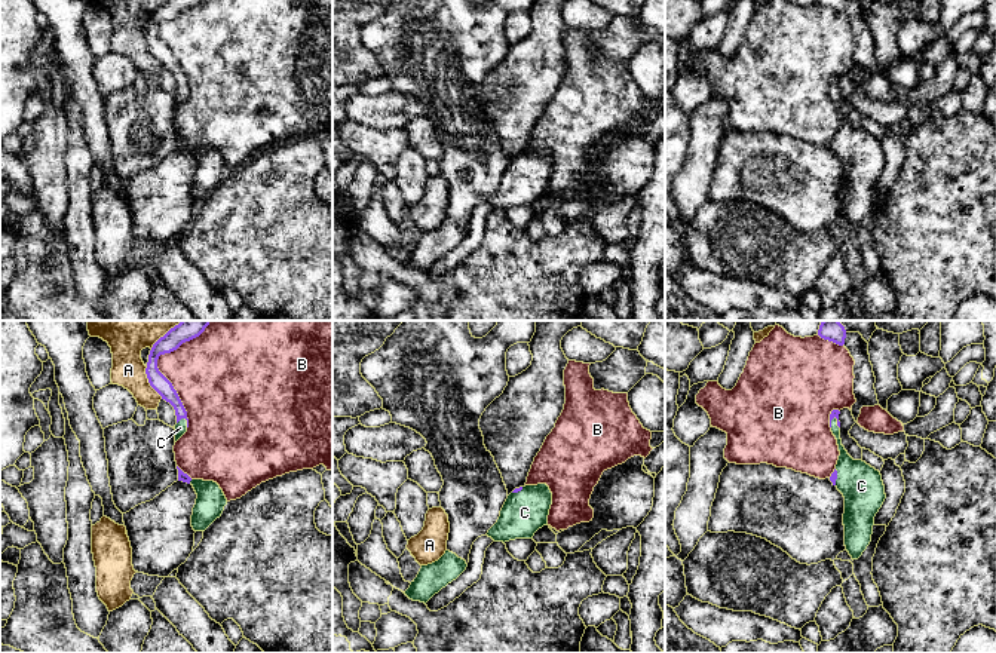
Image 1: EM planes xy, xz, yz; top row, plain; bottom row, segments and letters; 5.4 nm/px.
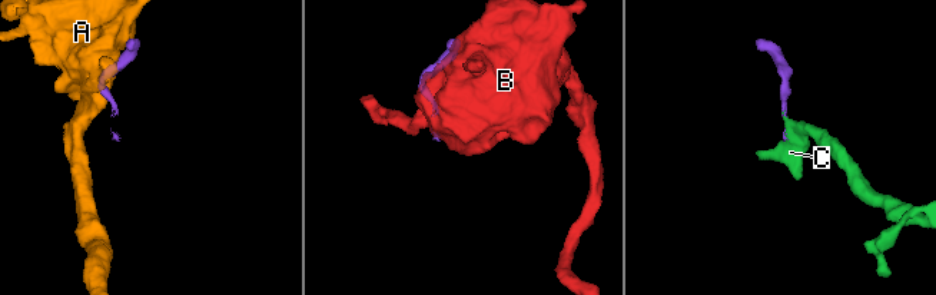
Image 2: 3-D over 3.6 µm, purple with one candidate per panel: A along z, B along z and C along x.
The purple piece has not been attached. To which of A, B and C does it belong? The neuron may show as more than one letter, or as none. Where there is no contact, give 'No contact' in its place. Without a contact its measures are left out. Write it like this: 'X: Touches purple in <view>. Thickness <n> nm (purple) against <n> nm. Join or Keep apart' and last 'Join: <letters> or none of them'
A: Touches purple in xy. Thickness 100 nm (purple) against 180 nm. Keep apart
B: Touches purple in xy. Thickness 100 nm (purple) against 380 nm. Keep apart
C: Touches purple in xy. Thickness 90 nm (purple) against 70 nm. Join
Join: C

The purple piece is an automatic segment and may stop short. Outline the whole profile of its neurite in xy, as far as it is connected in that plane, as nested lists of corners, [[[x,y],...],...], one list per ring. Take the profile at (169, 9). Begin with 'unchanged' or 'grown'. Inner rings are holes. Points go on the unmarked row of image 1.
grown; [[[166,0],[153,12],[148,22],[148,30],[145,36],[148,50],[162,64],[162,67],[169,70],[175,77],[177,83],[177,92],[174,95],[175,110],[187,99],[189,95],[187,79],[172,50],[159,39],[157,27],[160,22],[177,18],[183,10],[193,7],[200,1],[202,0]]]

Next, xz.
grown; [[[546,151],[515,156],[487,203],[503,211],[515,206],[533,206],[539,196],[548,193],[551,172],[552,160]]]

